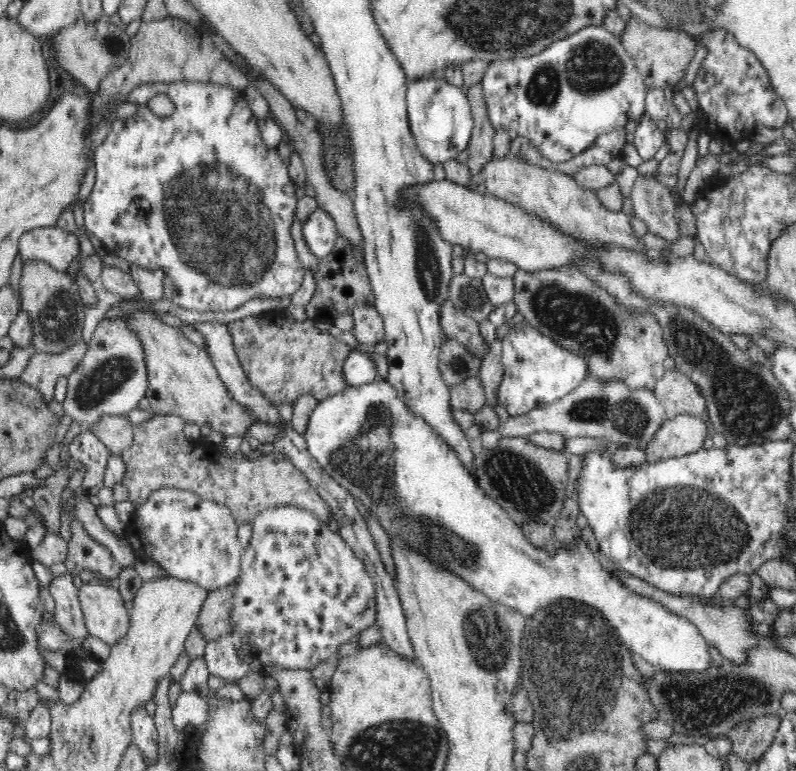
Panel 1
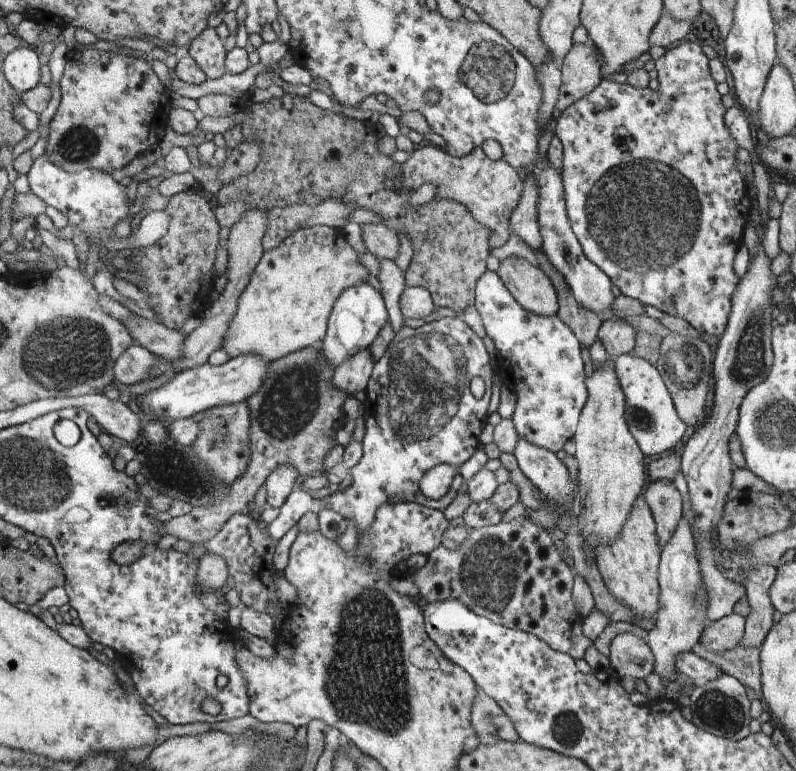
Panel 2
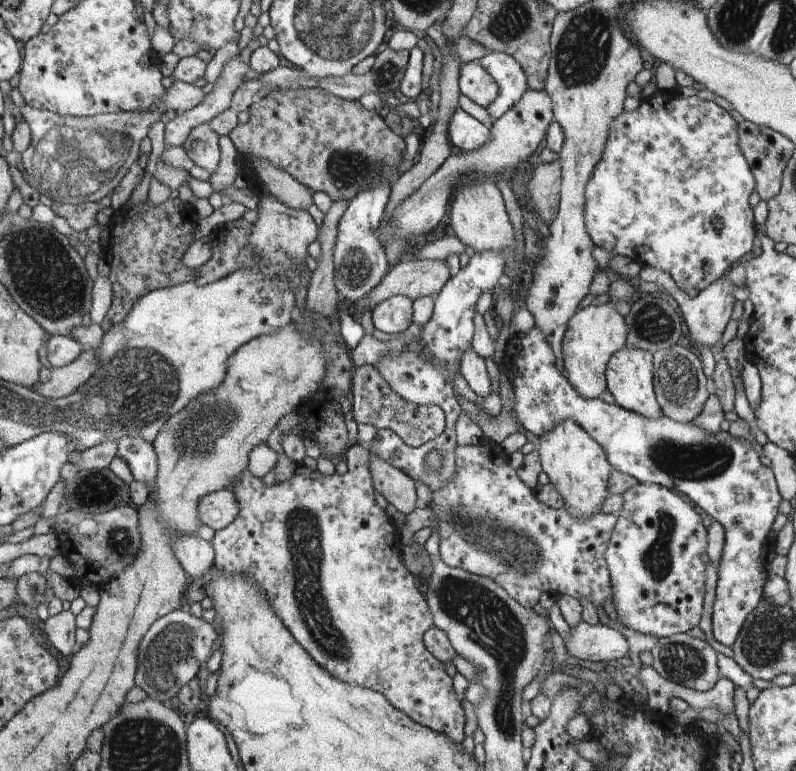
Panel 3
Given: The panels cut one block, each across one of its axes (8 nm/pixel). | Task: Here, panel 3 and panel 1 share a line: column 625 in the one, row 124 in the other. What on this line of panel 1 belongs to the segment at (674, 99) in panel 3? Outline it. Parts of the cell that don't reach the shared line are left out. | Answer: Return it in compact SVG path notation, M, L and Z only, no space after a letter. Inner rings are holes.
M154 82L137 86L128 96L130 102L137 104L135 115L116 120L108 132L108 137L95 148L95 183L86 201L83 202L86 232L102 252L113 253L144 270L164 269L166 274L163 279L163 297L171 300L174 305L188 308L188 310L225 312L225 310L237 309L254 297L290 297L300 288L303 276L306 274L290 235L290 226L292 226L298 202L294 193L294 182L290 179L287 166L282 163L277 149L269 148L262 141L257 126L258 118L254 116L244 97L244 92L239 89L214 83ZM158 94L166 94L174 103L172 116L161 118L150 111L148 102Z

